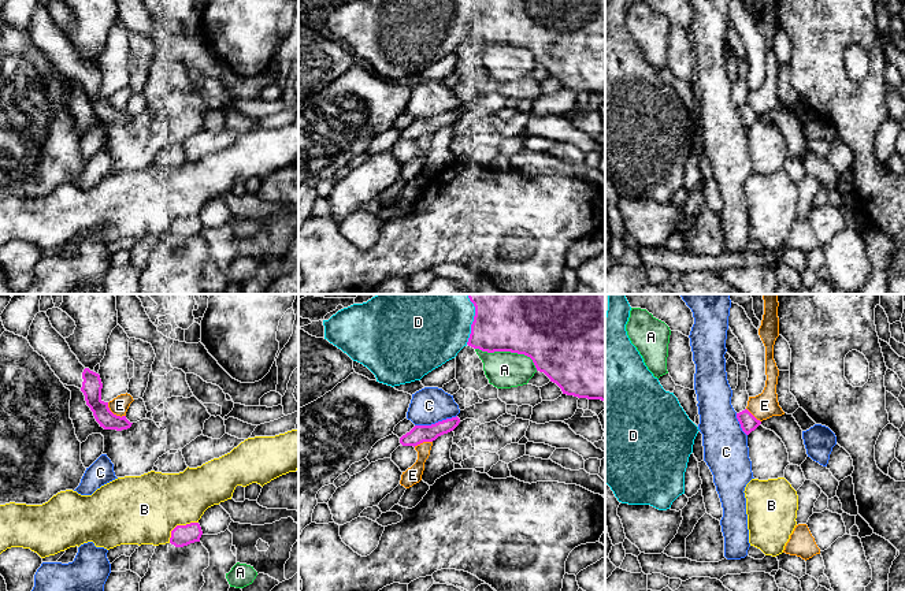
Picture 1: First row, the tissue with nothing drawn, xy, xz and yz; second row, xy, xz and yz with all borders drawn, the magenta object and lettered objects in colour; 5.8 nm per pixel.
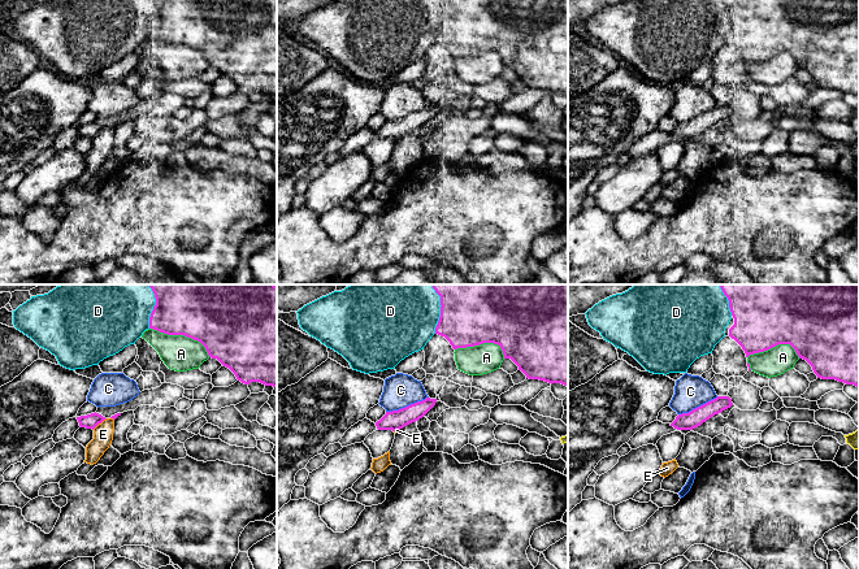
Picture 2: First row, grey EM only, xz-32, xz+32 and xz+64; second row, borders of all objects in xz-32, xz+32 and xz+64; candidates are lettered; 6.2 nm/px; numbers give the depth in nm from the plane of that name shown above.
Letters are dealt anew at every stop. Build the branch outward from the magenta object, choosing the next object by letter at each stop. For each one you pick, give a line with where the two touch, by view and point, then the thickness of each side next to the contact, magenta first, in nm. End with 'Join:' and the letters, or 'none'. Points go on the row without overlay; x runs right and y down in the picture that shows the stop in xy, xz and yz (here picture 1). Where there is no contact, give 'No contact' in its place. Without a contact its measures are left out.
Join: none

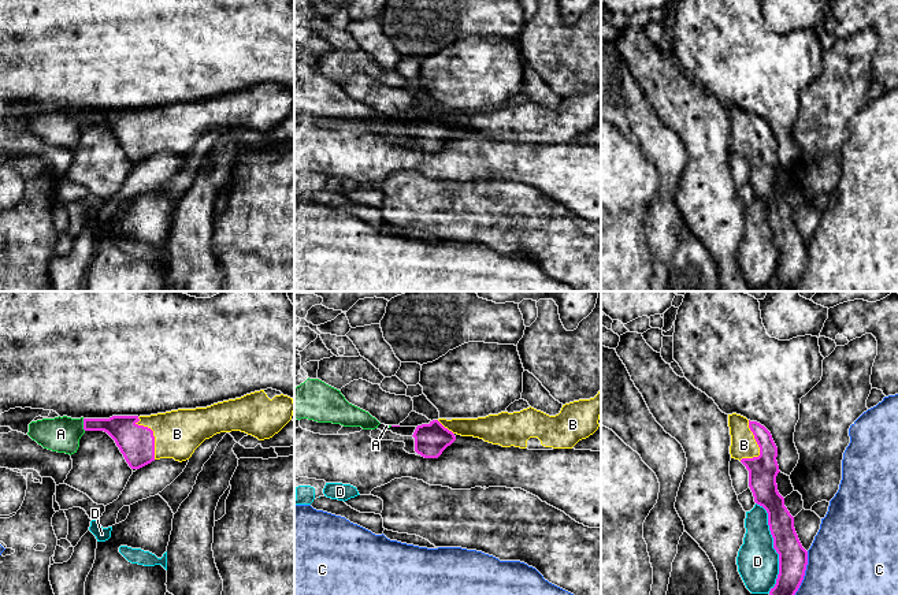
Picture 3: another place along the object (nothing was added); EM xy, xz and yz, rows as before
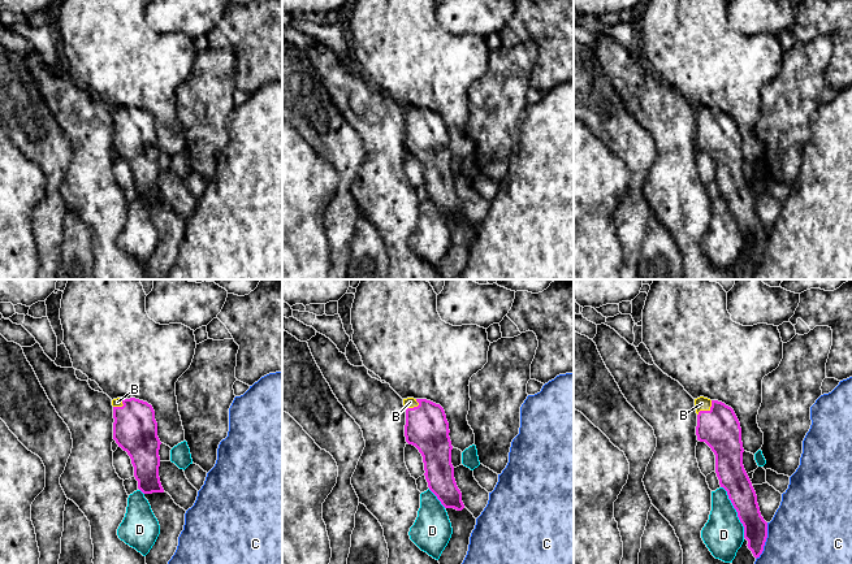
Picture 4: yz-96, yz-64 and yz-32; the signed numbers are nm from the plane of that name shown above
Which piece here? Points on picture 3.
A: Touches magenta at xy (84, 118). Thickness 160 nm (magenta) against 200 nm
B: Touches magenta at yz (759, 140). Thickness 170 nm (magenta) against 150 nm
Join: A, B

